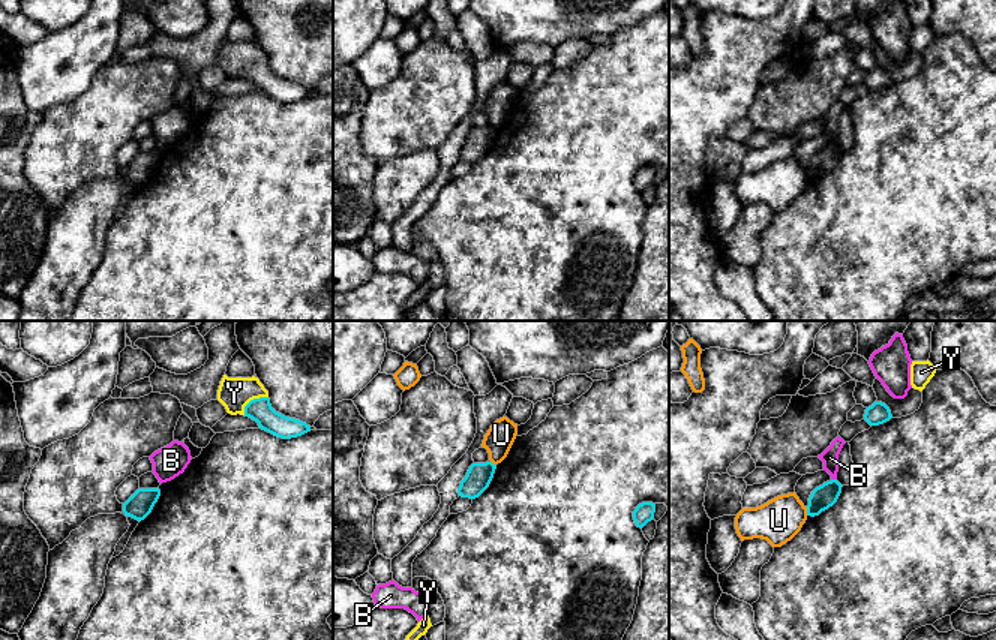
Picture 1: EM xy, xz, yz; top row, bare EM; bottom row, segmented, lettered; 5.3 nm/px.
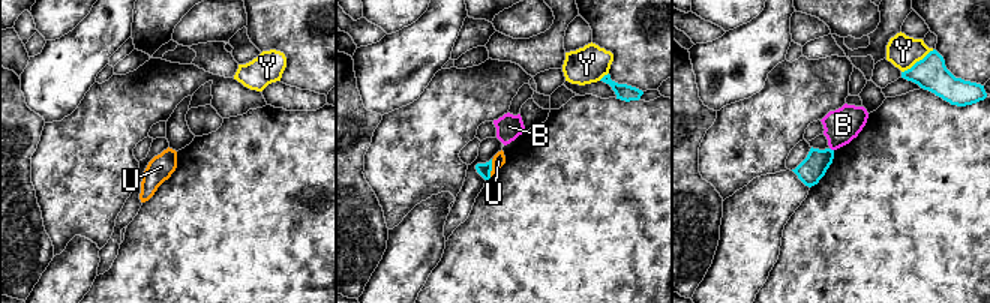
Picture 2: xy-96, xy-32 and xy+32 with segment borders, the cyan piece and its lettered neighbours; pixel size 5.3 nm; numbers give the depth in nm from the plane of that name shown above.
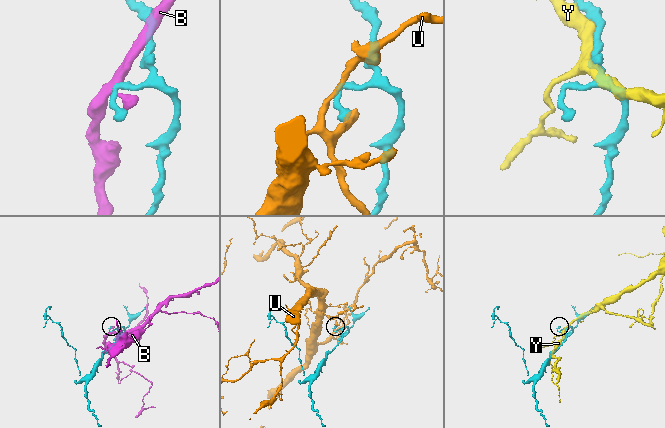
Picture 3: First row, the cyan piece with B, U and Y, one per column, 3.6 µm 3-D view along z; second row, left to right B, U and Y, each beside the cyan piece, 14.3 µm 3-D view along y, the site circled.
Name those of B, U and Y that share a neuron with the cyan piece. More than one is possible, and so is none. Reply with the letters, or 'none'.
none

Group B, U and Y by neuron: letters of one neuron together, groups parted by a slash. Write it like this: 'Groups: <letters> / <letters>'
Groups: B / U / Y

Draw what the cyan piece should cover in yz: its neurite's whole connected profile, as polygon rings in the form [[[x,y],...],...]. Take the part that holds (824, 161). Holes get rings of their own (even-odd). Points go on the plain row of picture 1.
[[[837,144],[826,145],[816,151],[808,162],[807,180],[819,180],[822,175],[832,171],[842,157],[842,151]]]

